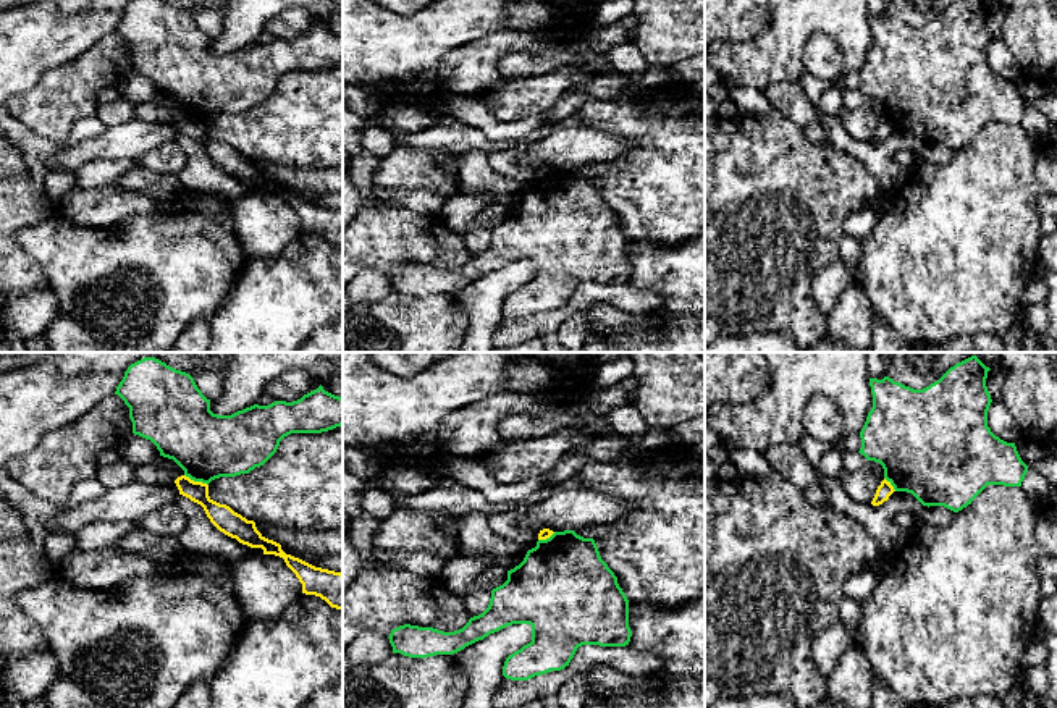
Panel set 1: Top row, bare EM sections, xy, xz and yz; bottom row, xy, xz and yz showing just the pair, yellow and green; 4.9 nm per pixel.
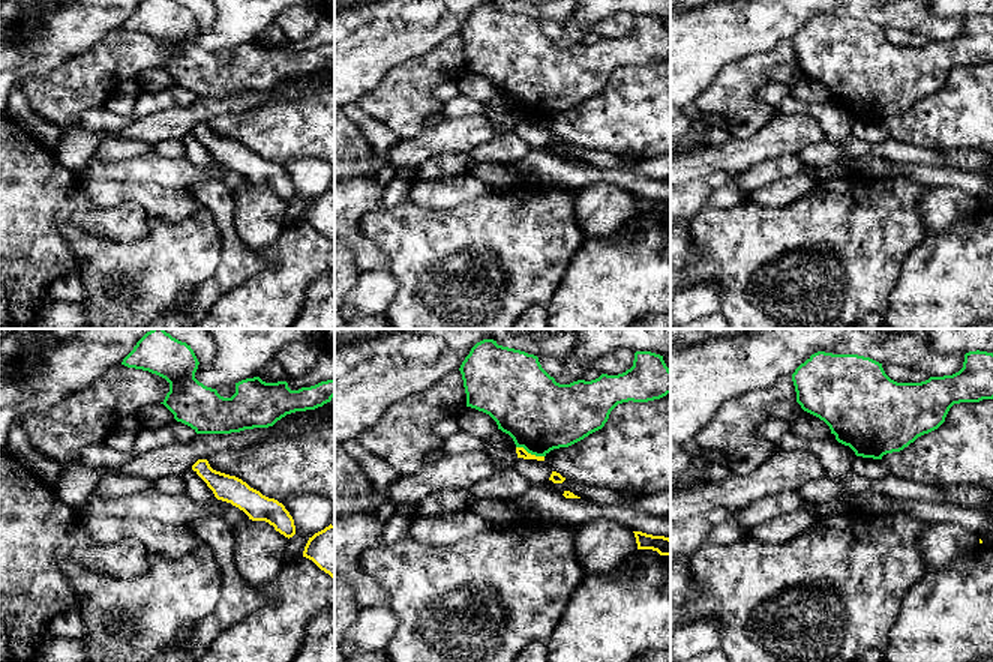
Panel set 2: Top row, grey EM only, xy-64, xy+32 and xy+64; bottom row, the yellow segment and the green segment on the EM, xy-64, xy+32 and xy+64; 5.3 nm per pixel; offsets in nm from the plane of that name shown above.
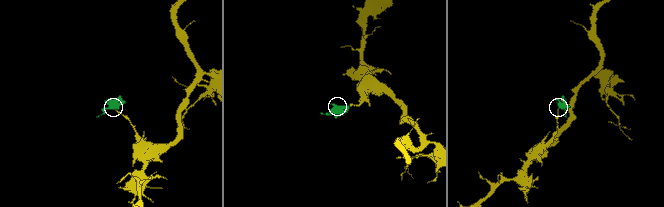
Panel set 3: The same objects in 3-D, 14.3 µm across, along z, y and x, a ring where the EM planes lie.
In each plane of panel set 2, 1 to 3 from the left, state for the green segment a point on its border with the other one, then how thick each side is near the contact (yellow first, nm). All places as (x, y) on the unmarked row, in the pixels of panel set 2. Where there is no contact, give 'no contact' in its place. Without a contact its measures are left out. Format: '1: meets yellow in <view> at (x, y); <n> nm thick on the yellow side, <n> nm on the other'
1: no contact
2: meets yellow in xy+32 at (530, 117); 50 nm thick on the yellow side, 400 nm on the other
3: no contact

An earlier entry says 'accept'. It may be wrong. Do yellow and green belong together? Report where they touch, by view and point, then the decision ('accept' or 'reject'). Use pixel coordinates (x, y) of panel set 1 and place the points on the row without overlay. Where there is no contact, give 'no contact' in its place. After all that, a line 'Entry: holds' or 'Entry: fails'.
contact xy (196, 120); reject
Entry: fails

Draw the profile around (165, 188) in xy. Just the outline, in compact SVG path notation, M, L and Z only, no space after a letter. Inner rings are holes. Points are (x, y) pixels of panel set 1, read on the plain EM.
M134 166L121 175L116 183L121 189L142 192L162 204L187 202L191 194L179 179L179 175L157 173L144 166Z

